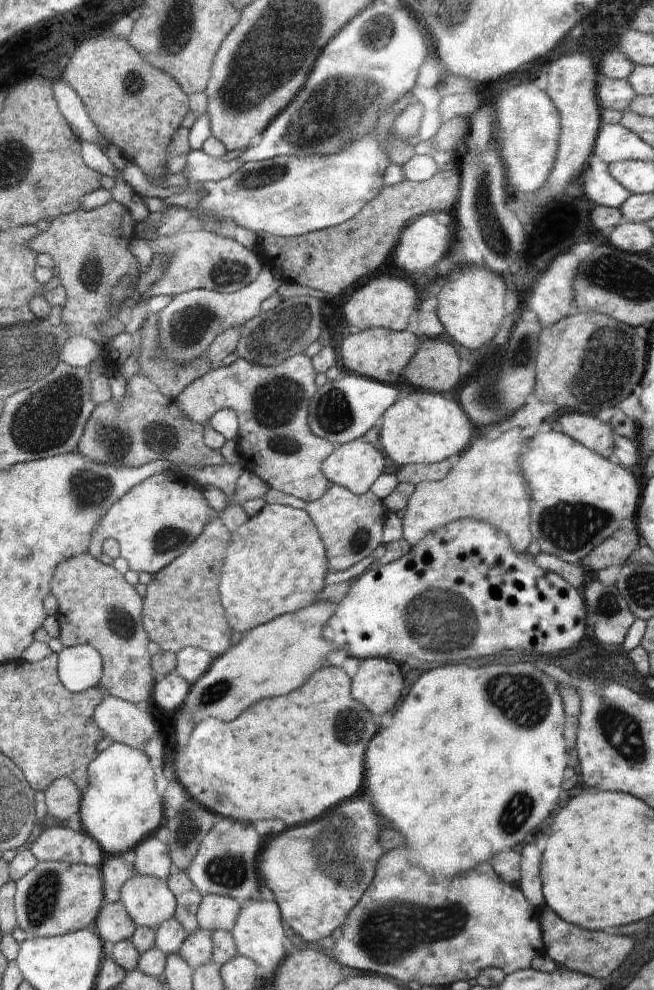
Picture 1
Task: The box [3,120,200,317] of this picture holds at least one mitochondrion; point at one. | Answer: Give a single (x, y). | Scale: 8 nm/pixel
(91, 273)

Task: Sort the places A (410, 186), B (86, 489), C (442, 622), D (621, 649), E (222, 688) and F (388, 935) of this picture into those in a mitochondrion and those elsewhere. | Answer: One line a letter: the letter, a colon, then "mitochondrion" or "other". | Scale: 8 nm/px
A: other
B: mitochondrion
C: mitochondrion
D: other
E: mitochondrion
F: mitochondrion

